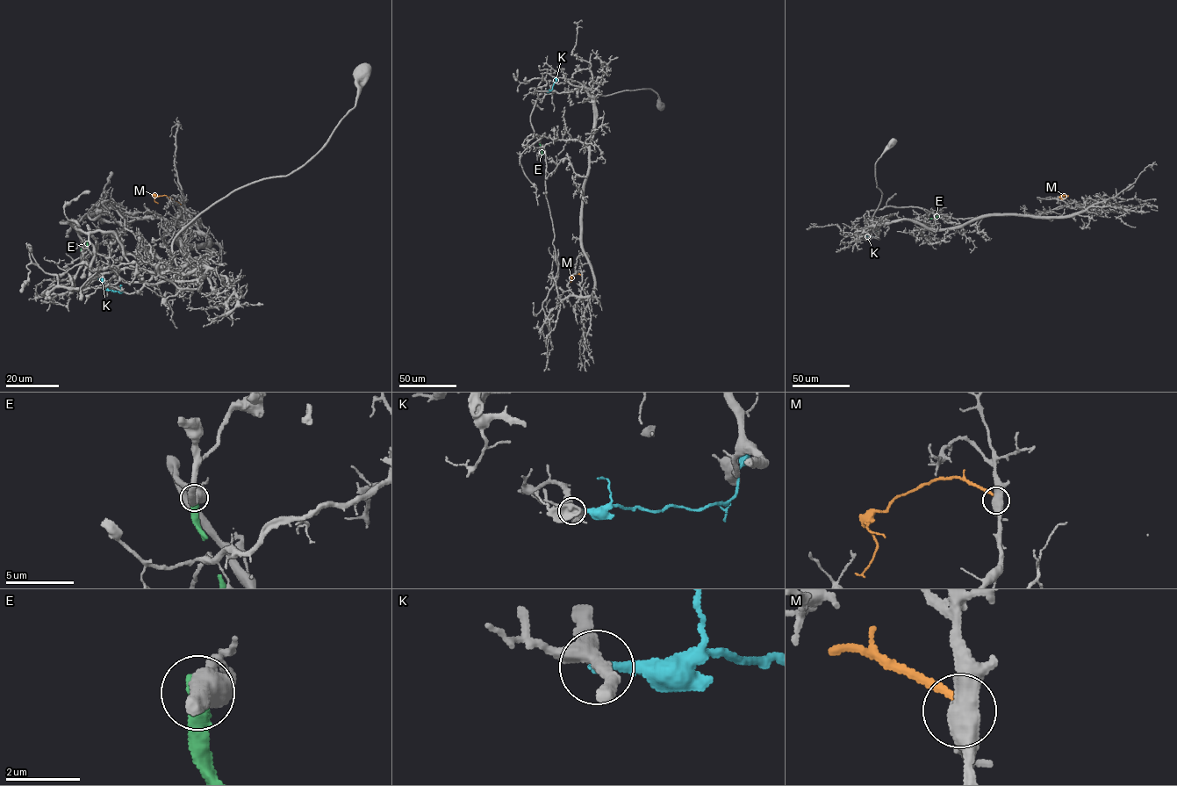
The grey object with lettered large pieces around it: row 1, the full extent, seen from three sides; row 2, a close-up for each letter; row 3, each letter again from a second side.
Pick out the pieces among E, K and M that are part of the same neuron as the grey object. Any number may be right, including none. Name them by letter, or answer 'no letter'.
no letter

